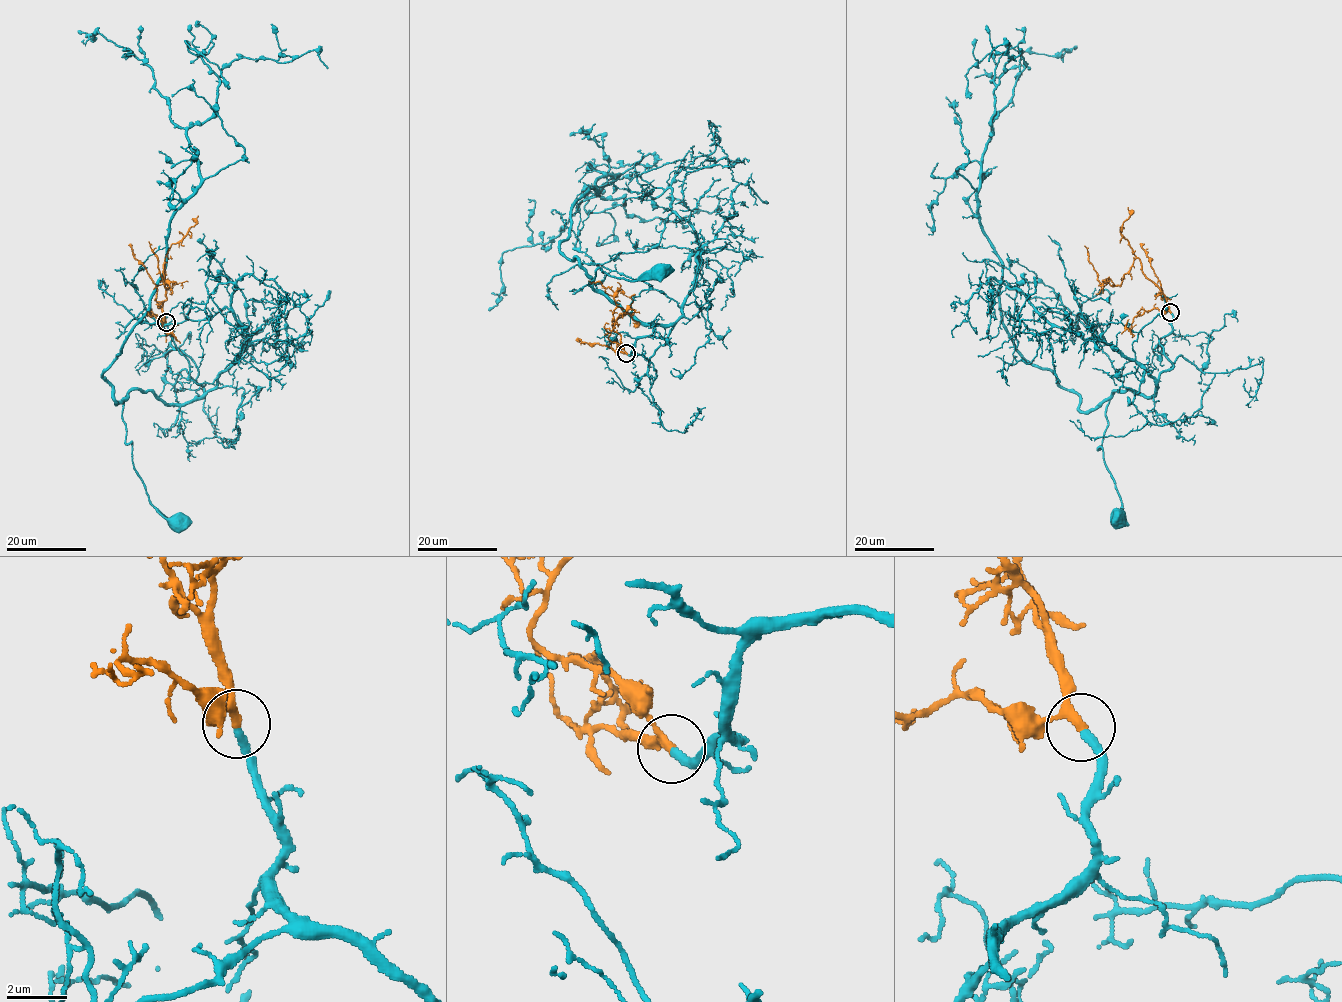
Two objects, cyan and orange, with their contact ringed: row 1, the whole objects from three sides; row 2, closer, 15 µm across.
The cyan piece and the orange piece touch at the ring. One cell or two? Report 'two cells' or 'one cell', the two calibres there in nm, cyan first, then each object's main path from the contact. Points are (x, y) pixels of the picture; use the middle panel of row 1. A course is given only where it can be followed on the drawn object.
one cell; 280 nm thick on the cyan side, 240 nm on the other; cyan runs (626, 354), (639, 338), (665, 344), (672, 327), (637, 322), (588, 281), (600, 268), (632, 281), (659, 273); orange runs (626, 354), (621, 351), (620, 335), (613, 328), (614, 293), (599, 281), (588, 280)

